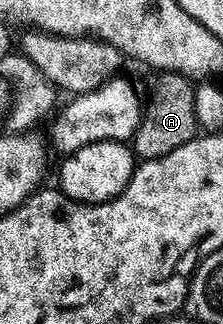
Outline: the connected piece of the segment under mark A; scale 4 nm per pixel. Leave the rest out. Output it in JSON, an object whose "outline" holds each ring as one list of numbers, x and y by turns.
{"outline":[[160,72,156,85,152,88,152,97,147,97,143,120,130,140,130,147,141,161,162,158,170,154,170,150,178,150,178,146,186,146,186,142,196,139,198,125,194,114,193,81,187,80,182,74]]}

